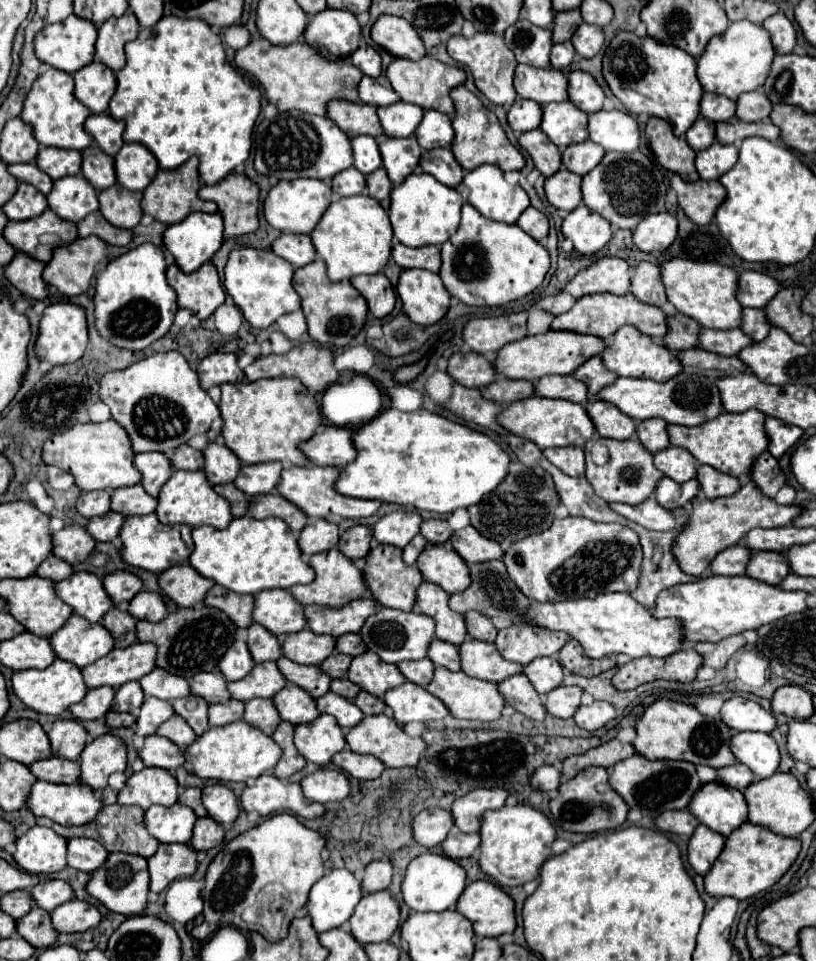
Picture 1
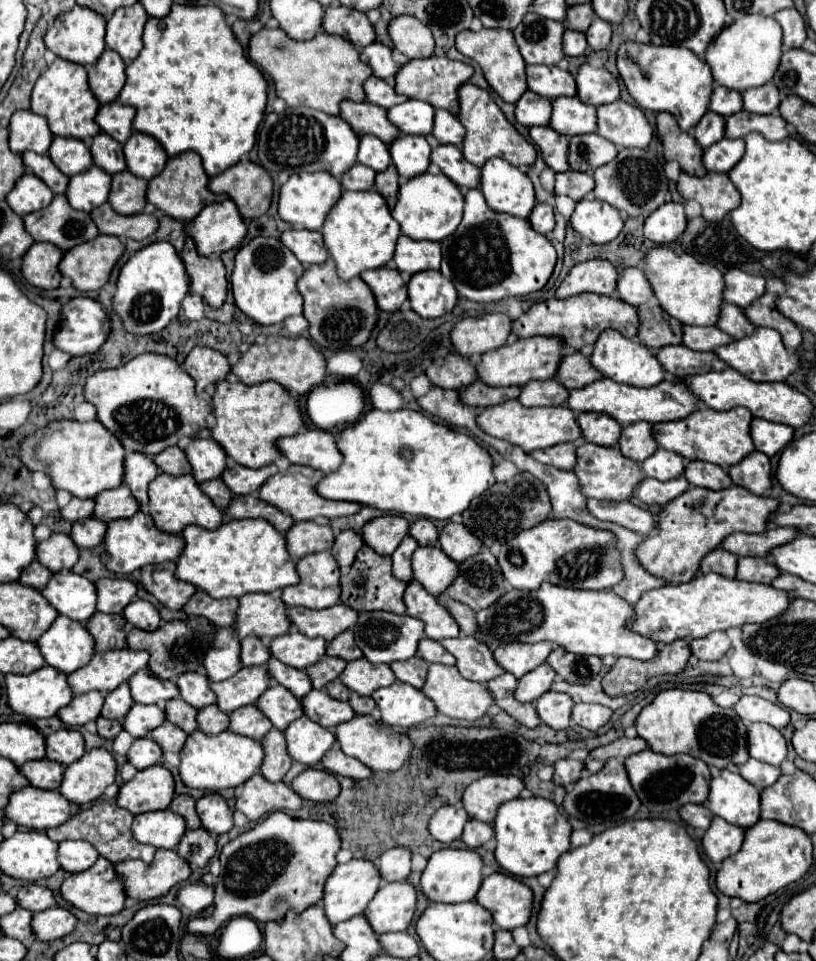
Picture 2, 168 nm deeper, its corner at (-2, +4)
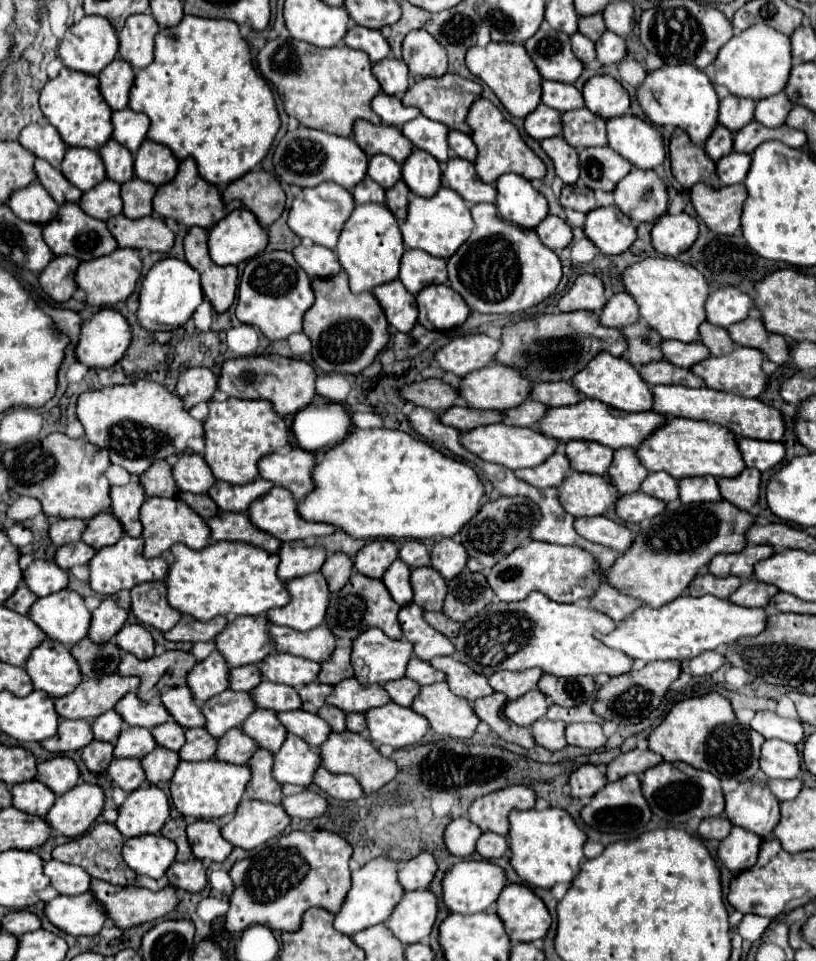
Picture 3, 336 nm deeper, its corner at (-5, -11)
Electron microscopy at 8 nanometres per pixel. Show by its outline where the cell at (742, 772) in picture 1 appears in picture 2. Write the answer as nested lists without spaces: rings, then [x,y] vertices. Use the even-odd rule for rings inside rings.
[[[748,759],[744,765],[740,765],[740,775],[750,781],[758,791],[762,791],[780,777],[780,769],[756,759]]]

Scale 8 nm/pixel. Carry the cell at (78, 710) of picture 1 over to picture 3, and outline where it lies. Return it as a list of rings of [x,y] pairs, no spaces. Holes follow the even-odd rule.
[[[61,720],[57,734],[39,744],[53,754],[65,754],[71,750],[85,748],[91,740],[93,740],[93,732],[89,720]]]

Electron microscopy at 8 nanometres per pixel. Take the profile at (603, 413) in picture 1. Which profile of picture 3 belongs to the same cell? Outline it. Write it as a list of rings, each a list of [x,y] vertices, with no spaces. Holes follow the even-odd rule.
[[[573,440],[573,444],[565,446],[565,456],[569,458],[569,464],[575,472],[603,476],[613,460],[613,450],[593,442]]]

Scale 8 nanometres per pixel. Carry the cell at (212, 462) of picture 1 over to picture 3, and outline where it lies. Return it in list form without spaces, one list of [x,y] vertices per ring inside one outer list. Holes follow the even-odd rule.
[[[181,454],[173,466],[173,478],[179,490],[191,494],[205,494],[215,482],[211,468],[199,454]]]

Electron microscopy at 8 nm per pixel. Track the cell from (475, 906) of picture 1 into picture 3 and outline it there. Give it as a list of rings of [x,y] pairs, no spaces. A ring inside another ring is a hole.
[[[509,884],[497,900],[497,914],[503,920],[511,942],[533,942],[547,936],[551,914],[543,900],[523,884]]]

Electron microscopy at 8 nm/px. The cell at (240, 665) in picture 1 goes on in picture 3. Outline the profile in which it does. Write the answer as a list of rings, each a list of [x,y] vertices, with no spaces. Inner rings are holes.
[[[213,652],[207,660],[197,662],[187,674],[187,686],[201,706],[205,700],[217,696],[221,690],[229,688],[229,666],[221,660],[219,652]]]

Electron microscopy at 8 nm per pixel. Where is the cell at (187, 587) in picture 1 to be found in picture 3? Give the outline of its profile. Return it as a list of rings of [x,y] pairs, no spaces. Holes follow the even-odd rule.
[[[145,582],[145,584],[135,586],[131,590],[131,612],[141,624],[147,624],[161,632],[171,630],[181,618],[177,616],[177,612],[173,612],[173,608],[169,608],[169,604],[165,604],[165,584],[163,582],[153,582],[153,584]],[[153,588],[159,590],[159,602],[151,602],[147,598],[147,592]]]

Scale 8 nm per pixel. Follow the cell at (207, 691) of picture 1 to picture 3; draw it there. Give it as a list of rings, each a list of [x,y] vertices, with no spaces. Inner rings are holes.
[[[175,686],[161,692],[161,704],[181,728],[201,728],[205,724],[201,708],[195,704],[187,686]]]

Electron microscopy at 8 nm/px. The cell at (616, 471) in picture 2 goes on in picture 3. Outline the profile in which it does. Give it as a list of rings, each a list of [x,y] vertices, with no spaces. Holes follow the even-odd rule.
[[[569,472],[557,492],[561,506],[573,518],[599,516],[613,508],[613,500],[617,498],[605,476],[585,476],[579,472]]]

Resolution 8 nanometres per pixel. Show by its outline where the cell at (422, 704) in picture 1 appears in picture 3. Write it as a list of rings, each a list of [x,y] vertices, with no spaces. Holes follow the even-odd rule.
[[[393,702],[367,710],[365,720],[369,728],[369,740],[373,744],[389,744],[393,748],[419,744],[429,732],[429,722],[423,716]]]

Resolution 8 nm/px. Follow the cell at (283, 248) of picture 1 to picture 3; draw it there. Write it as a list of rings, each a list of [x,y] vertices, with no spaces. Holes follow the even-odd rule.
[[[299,244],[293,250],[293,256],[295,256],[297,264],[313,278],[329,278],[341,270],[337,254],[325,246],[317,246],[317,244],[303,246],[303,244]]]

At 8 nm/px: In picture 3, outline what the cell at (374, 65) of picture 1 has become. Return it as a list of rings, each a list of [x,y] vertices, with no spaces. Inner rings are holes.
[[[385,58],[373,66],[373,74],[381,84],[381,90],[389,96],[401,96],[409,88],[409,68],[403,60]]]

